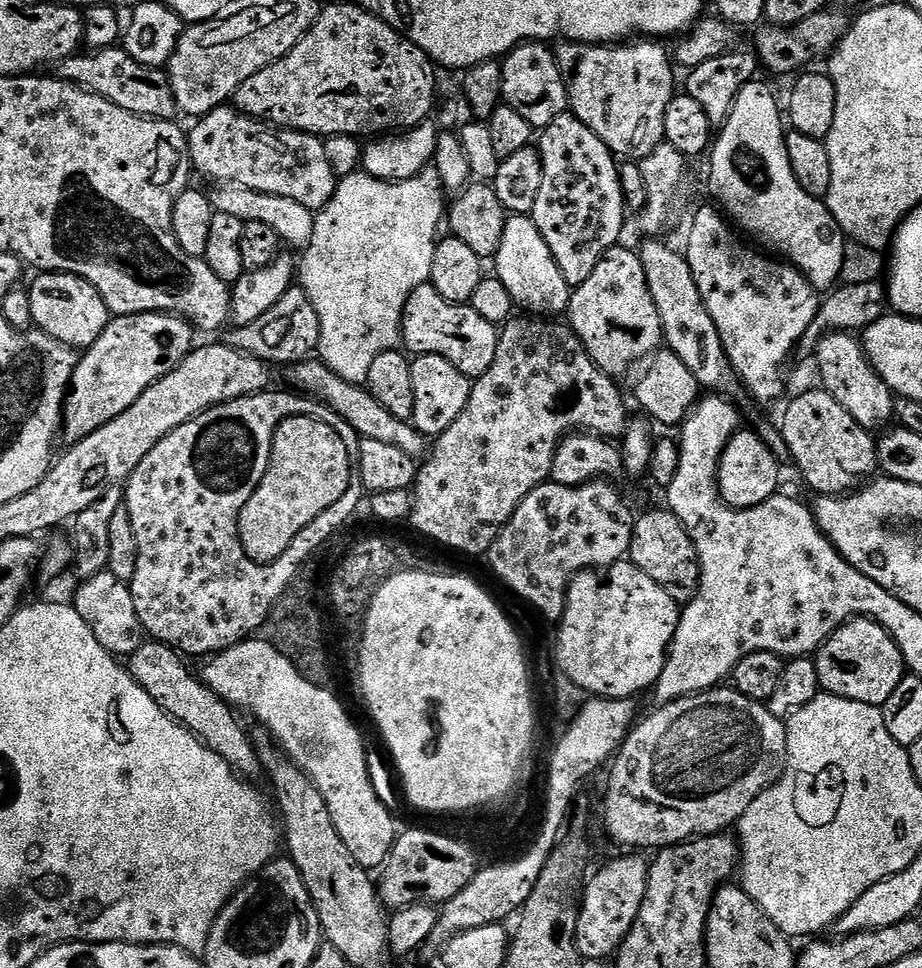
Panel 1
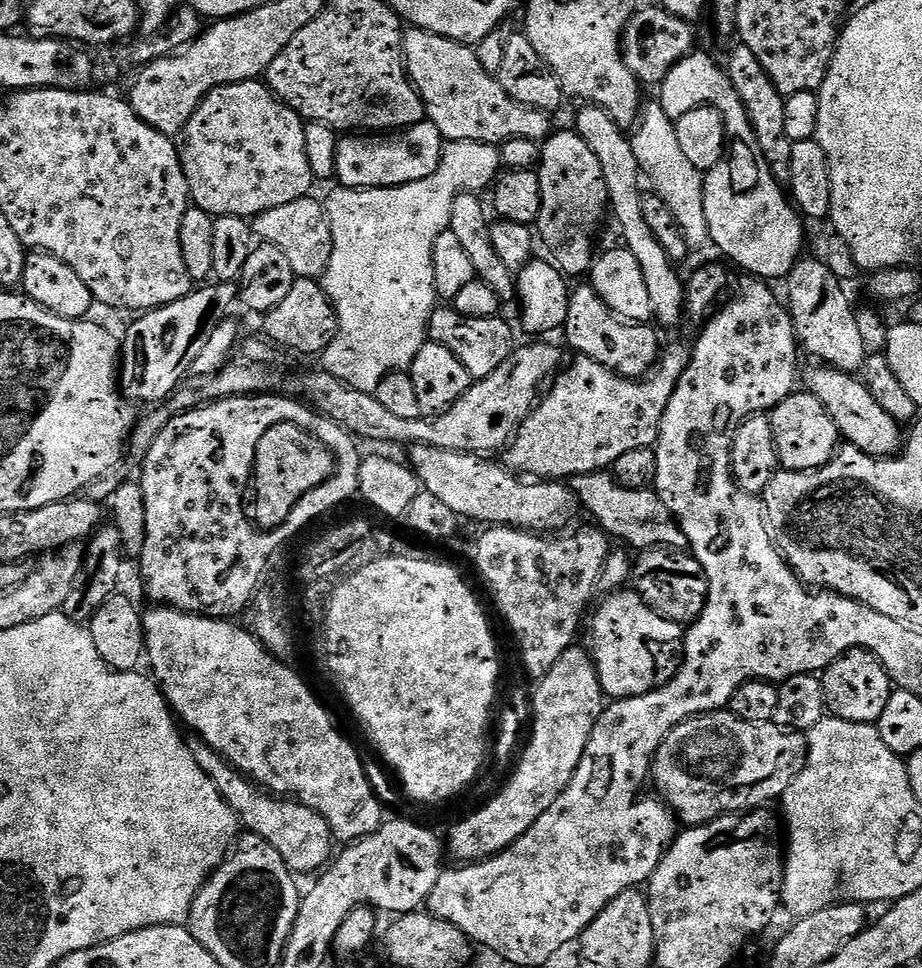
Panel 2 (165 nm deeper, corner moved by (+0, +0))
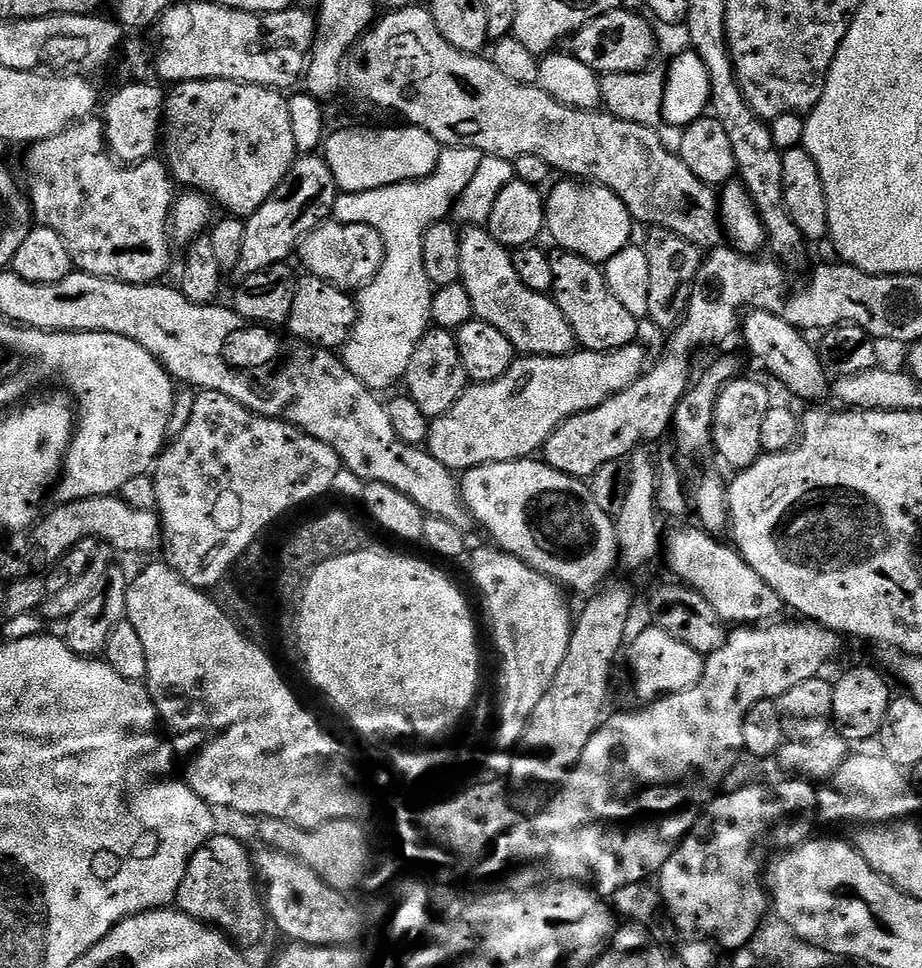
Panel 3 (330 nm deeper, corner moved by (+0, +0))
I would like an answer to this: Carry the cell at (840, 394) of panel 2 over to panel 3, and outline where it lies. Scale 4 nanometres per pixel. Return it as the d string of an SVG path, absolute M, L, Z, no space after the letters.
M749 311L742 320L742 336L744 344L752 351L752 356L773 376L781 380L800 400L820 402L830 392L830 376L820 362L819 351L807 340L805 333L799 328L790 326L786 318L778 318L778 314Z

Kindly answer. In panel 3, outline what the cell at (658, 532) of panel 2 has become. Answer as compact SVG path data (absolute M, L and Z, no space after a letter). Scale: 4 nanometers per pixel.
M684 524L681 528L667 529L663 537L663 559L668 559L668 568L677 581L694 589L710 606L714 606L718 618L728 626L760 626L777 619L786 605L780 595L762 578L736 551L731 543L719 544L713 533L705 532L699 526Z

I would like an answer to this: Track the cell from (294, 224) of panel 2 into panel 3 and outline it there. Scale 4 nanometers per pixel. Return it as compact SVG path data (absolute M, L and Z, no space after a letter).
M329 218L306 234L298 249L303 271L345 290L359 290L376 277L384 261L384 243L377 232L365 224L340 224Z

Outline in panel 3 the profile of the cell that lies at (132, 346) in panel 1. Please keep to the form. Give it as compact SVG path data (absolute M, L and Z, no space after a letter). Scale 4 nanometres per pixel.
M297 155L278 190L274 190L274 194L258 206L253 216L244 220L246 235L242 241L242 258L238 258L235 279L245 280L250 278L250 274L258 274L258 270L291 261L291 256L293 259L306 234L332 216L337 195L336 179L323 155Z

